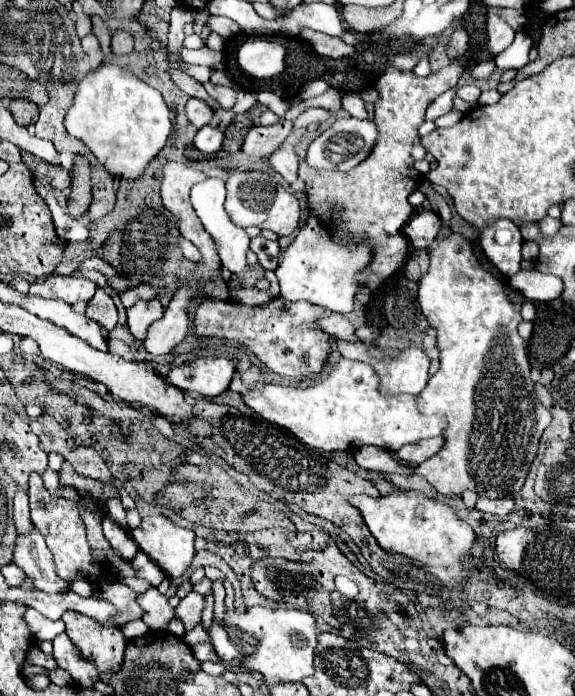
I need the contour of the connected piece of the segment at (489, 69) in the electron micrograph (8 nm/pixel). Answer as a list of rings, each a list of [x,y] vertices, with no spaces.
[[[484,60],[473,67],[471,74],[476,79],[487,79],[495,70],[494,60]]]

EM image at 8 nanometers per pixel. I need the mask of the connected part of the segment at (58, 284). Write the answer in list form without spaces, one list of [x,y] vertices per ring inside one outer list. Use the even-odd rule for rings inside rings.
[[[49,275],[43,281],[35,281],[31,283],[29,293],[31,295],[39,295],[45,299],[61,299],[69,305],[77,303],[77,301],[89,301],[95,295],[97,287],[95,283],[83,279],[83,277],[73,277],[73,275]]]

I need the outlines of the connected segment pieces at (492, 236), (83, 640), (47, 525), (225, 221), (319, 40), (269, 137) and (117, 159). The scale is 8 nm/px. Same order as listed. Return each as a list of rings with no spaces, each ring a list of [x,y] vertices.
[[[499,219],[481,231],[481,247],[485,255],[507,277],[519,271],[519,263],[523,259],[521,245],[523,237],[519,227],[507,219]]]
[[[65,611],[61,619],[67,625],[69,639],[81,649],[83,657],[97,667],[99,673],[119,671],[127,647],[127,639],[121,629],[99,625],[77,611]]]
[[[39,475],[29,477],[29,491],[27,493],[29,493],[29,503],[31,503],[31,521],[39,529],[39,533],[45,537],[45,543],[49,545],[49,549],[53,553],[59,577],[63,577],[69,585],[73,583],[75,577],[89,579],[93,583],[93,589],[95,589],[93,595],[103,597],[103,599],[111,601],[117,607],[119,613],[117,613],[115,623],[125,625],[129,621],[141,619],[143,609],[135,601],[137,593],[133,589],[129,589],[127,585],[117,583],[115,575],[105,565],[101,565],[97,559],[93,559],[91,547],[89,547],[89,541],[87,541],[87,533],[85,533],[85,525],[83,525],[83,521],[79,517],[77,505],[73,501],[69,501],[69,499],[53,499],[49,495],[49,491],[45,489]]]
[[[209,177],[207,181],[203,183],[197,183],[193,189],[191,189],[191,203],[193,203],[193,209],[197,213],[197,217],[201,219],[203,227],[211,233],[211,237],[215,239],[215,245],[217,245],[217,251],[219,251],[219,257],[221,257],[221,263],[225,269],[229,269],[233,275],[237,277],[247,277],[245,273],[249,273],[249,267],[247,267],[247,261],[245,261],[245,255],[249,251],[249,235],[245,233],[245,229],[237,227],[223,203],[225,203],[225,181],[223,179],[217,179],[217,177]]]
[[[301,31],[301,37],[305,41],[309,41],[313,45],[313,49],[323,55],[323,57],[331,57],[331,59],[341,59],[341,57],[353,57],[355,53],[355,47],[351,45],[345,45],[343,41],[339,41],[337,37],[329,37],[329,35],[323,35],[323,33],[317,33],[317,31]]]
[[[277,121],[273,125],[255,125],[245,135],[241,151],[251,157],[269,157],[291,133],[293,123],[291,121]]]
[[[103,63],[87,73],[77,87],[73,105],[65,117],[67,133],[81,139],[111,177],[139,179],[149,161],[165,147],[171,119],[161,93],[123,67]]]

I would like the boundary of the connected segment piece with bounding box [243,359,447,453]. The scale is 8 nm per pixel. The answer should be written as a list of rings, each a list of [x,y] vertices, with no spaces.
[[[349,359],[331,365],[325,377],[307,389],[267,383],[245,393],[243,401],[265,421],[285,427],[301,443],[323,451],[347,451],[361,445],[375,445],[395,453],[407,443],[441,435],[447,425],[443,417],[419,413],[413,395],[379,395],[379,377],[371,365]]]

